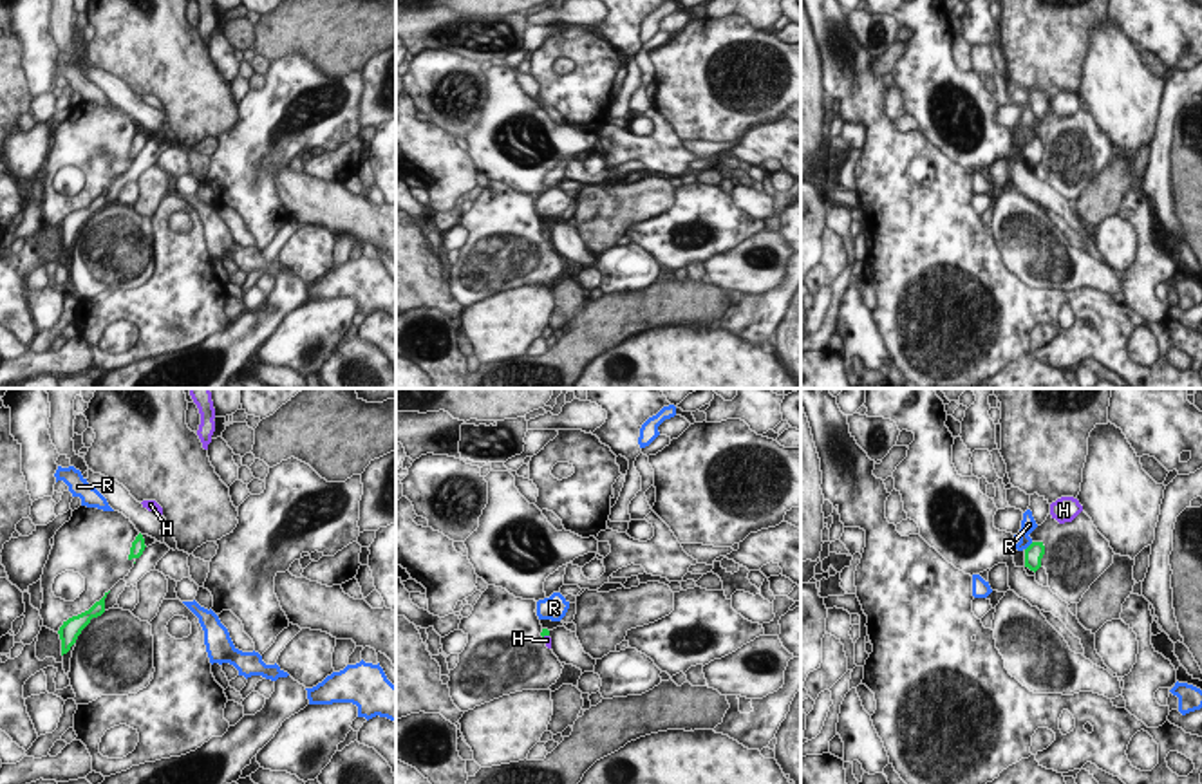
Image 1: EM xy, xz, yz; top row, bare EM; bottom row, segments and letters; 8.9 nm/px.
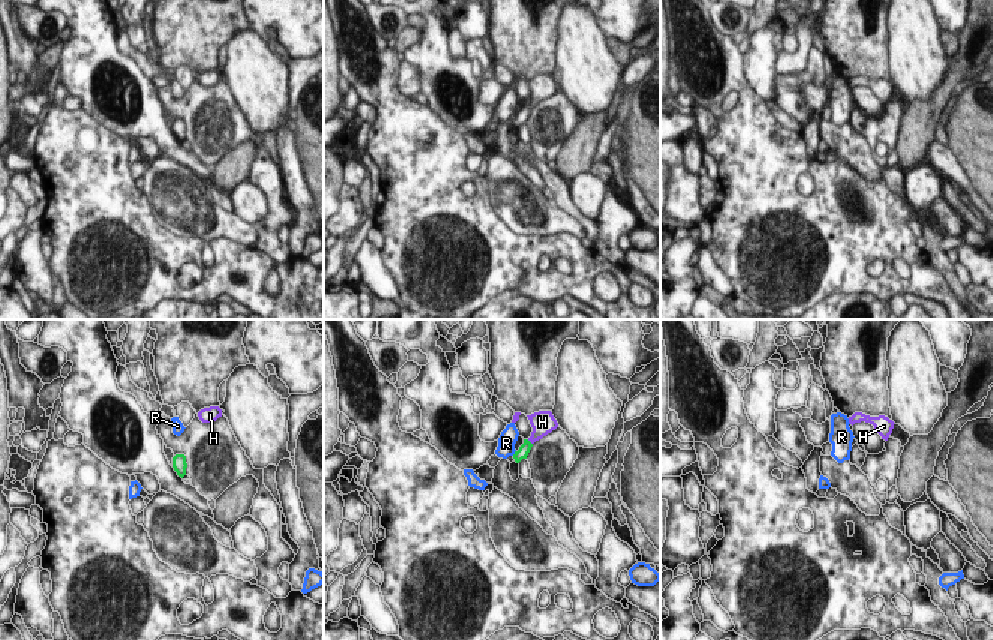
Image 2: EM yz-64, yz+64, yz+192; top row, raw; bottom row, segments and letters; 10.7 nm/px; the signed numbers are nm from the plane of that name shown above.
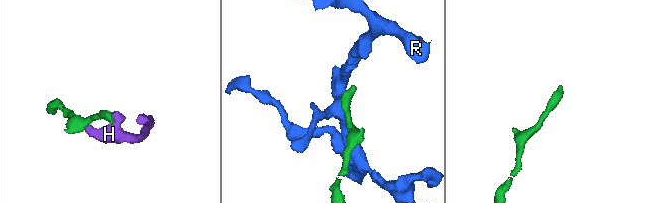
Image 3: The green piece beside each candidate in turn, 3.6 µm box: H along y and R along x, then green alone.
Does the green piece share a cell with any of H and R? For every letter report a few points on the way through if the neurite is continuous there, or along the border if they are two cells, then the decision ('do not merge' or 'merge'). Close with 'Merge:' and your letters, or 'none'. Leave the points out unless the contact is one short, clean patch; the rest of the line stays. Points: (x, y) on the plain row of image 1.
H: across xz (544, 226), (544, 230), (546, 235) | merge
R: along yz (1032, 138), (1025, 145) | do not merge
Merge: H

